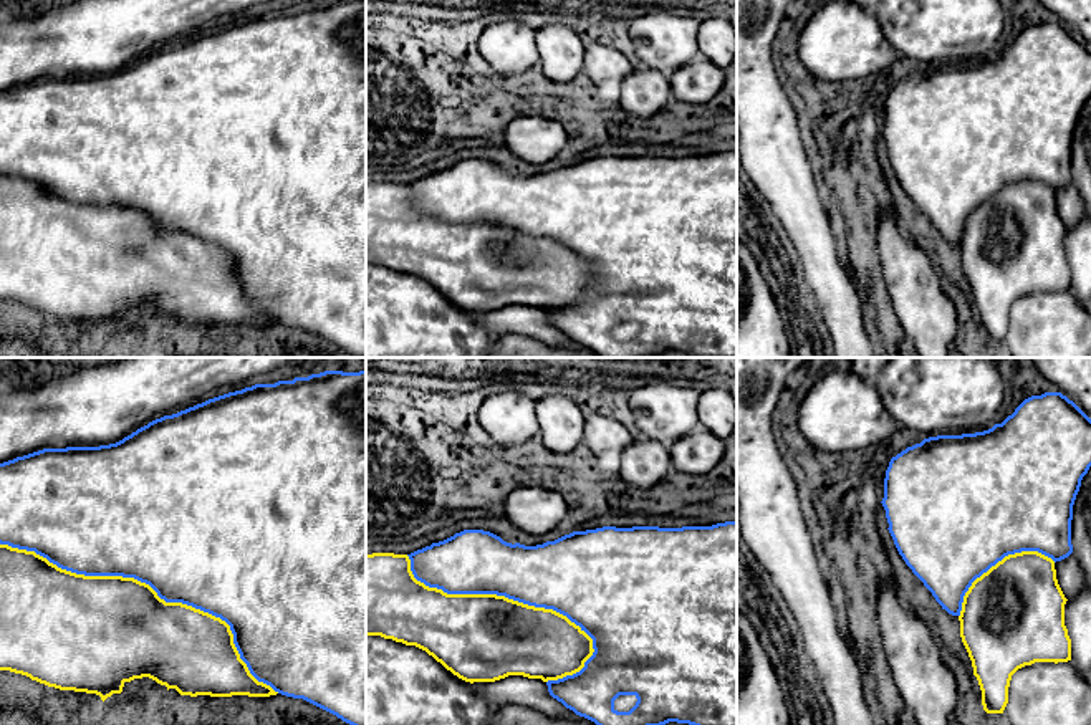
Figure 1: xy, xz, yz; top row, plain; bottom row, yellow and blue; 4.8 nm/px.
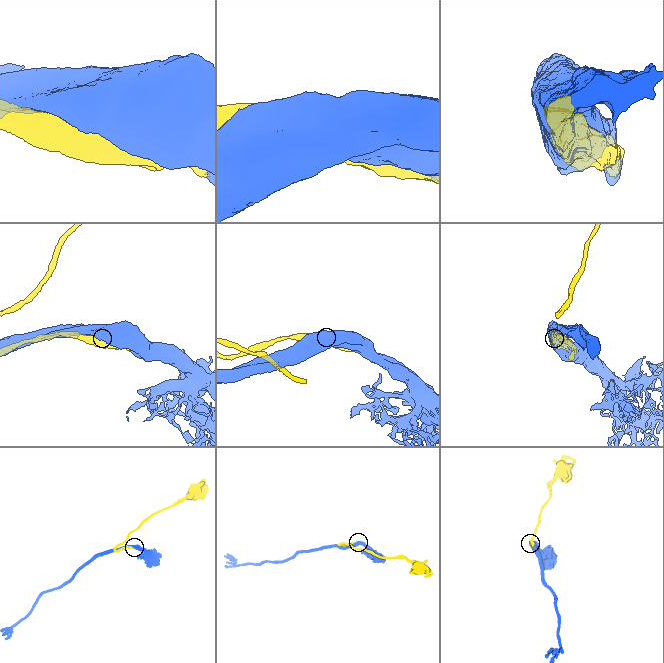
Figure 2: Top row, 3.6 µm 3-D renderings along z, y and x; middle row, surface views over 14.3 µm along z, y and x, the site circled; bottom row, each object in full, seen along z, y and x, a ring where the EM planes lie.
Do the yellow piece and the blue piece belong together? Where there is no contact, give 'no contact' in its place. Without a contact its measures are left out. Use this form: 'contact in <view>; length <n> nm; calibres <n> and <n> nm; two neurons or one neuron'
contact in xy; length 1550 nm; calibres 500 and 500 nm; one neuron

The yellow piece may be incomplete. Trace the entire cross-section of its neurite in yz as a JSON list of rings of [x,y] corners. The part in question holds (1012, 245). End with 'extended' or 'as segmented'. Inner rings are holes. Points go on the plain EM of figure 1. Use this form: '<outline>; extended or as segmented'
[[[1061,22],[1025,28],[992,58],[962,65],[937,65],[891,88],[882,136],[894,174],[912,202],[949,243],[960,250],[960,266],[972,290],[987,343],[1003,343],[1012,305],[1035,291],[1071,290],[1065,255],[1066,227],[1055,192],[1073,182],[1073,134],[1091,96],[1091,48]]]; extended

